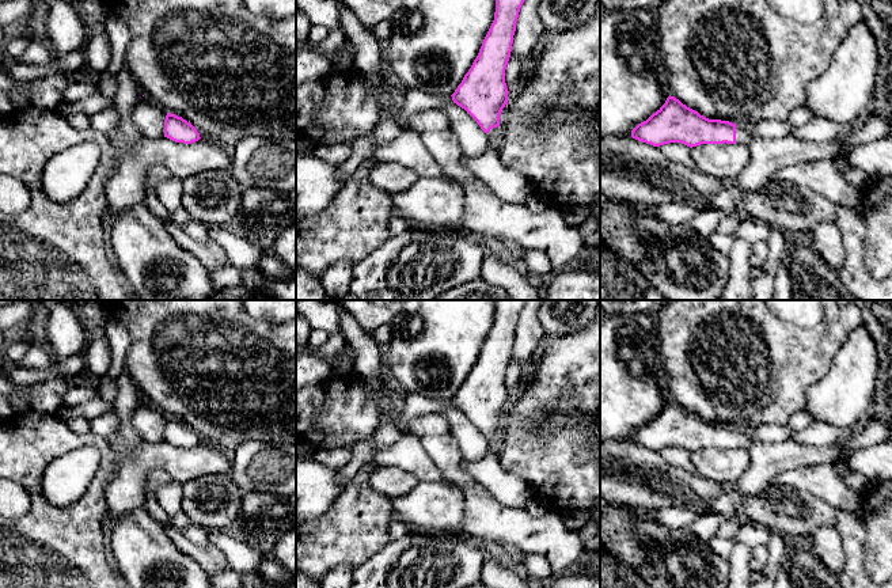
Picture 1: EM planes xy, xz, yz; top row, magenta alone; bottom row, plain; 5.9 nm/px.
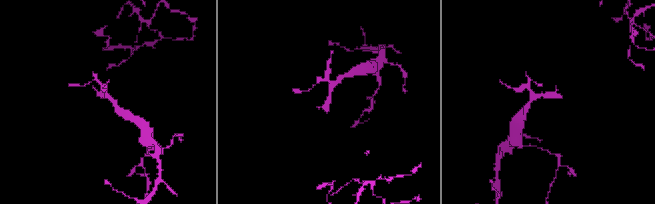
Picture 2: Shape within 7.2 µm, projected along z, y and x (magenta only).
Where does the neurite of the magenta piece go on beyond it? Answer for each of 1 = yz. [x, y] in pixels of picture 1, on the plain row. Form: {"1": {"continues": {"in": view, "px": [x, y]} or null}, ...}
{"1": {"continues": {"in": "yz", "px": [744, 436]}}}

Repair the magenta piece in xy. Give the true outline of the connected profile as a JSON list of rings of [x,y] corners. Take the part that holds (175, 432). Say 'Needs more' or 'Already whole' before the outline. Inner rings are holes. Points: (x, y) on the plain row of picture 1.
Already whole. [[[167,417],[164,424],[164,441],[183,448],[191,448],[201,443],[190,426],[171,417]]]

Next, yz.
Needs more. [[[671,399],[656,417],[631,435],[633,443],[653,451],[682,447],[690,452],[701,448],[748,449],[752,439],[751,429],[709,424]]]

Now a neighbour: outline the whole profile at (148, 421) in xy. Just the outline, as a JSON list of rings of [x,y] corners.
[[[141,401],[132,414],[132,425],[145,441],[164,441],[167,416],[147,401]]]

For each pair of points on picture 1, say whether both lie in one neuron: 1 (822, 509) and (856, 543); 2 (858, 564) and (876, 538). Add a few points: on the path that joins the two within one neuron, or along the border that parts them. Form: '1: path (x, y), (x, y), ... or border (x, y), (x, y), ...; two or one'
1: border (839, 511), (837, 526); two
2: border (864, 523), (866, 573); two

